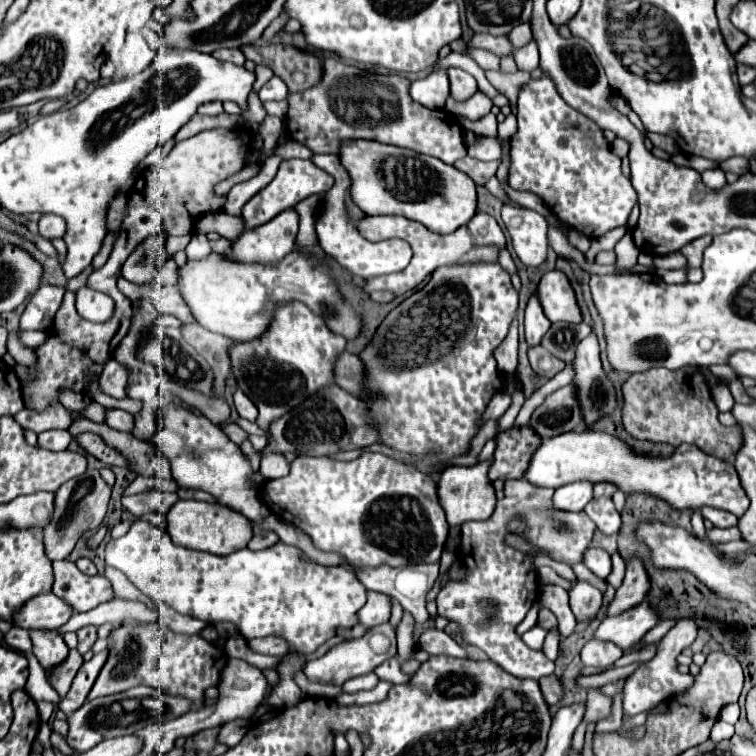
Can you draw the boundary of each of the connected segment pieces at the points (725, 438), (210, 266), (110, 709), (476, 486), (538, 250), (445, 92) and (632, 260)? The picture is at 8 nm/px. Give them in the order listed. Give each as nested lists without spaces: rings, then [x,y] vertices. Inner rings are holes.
[[[655,368],[651,372],[631,374],[629,380],[621,386],[621,396],[623,426],[633,438],[669,442],[671,446],[691,442],[703,452],[721,456],[725,460],[731,458],[737,448],[741,448],[741,428],[723,426],[717,422],[717,406],[699,368],[683,368],[679,372]]]
[[[297,250],[289,252],[281,264],[241,264],[239,260],[211,252],[201,260],[187,260],[185,266],[179,266],[177,288],[197,324],[233,340],[245,342],[267,332],[275,304],[291,300],[307,304],[333,332],[347,340],[355,338],[361,330],[359,316],[341,298],[329,268]]]
[[[149,686],[129,688],[119,694],[111,694],[111,696],[103,696],[103,698],[85,702],[77,712],[73,712],[69,716],[69,740],[67,742],[77,752],[85,752],[87,748],[93,748],[95,744],[99,744],[105,738],[133,734],[135,730],[141,730],[149,724],[173,720],[193,708],[197,708],[197,704],[193,704],[189,700],[181,700],[181,696],[169,696],[169,694],[149,688]]]
[[[489,460],[479,462],[475,466],[449,466],[441,472],[439,484],[437,484],[437,494],[439,494],[441,506],[447,514],[449,526],[457,526],[467,520],[485,520],[493,514],[497,498],[495,498],[495,488],[493,488],[491,480],[487,478],[487,472],[489,472]]]
[[[503,204],[501,218],[513,238],[513,248],[525,266],[539,266],[547,256],[547,220],[529,208]]]
[[[447,70],[431,72],[429,76],[415,80],[411,84],[411,98],[427,108],[443,108],[449,96]]]
[[[627,232],[613,248],[615,252],[615,274],[629,274],[635,266],[637,266],[637,256],[639,256],[639,248],[633,244],[633,236]]]

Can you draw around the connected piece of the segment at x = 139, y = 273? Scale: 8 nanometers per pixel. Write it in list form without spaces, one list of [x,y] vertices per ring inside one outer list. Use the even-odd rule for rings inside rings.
[[[161,234],[157,238],[145,240],[137,250],[125,260],[123,266],[123,278],[135,284],[145,284],[155,276],[155,258],[161,254],[163,246],[167,242],[167,236]]]

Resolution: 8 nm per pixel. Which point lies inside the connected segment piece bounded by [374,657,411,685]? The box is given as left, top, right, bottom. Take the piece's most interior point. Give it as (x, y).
(390, 670)

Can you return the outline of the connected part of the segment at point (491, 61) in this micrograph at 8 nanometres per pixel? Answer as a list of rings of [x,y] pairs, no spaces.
[[[473,50],[469,56],[483,68],[483,70],[499,70],[499,56],[493,56],[491,52],[485,50]]]

